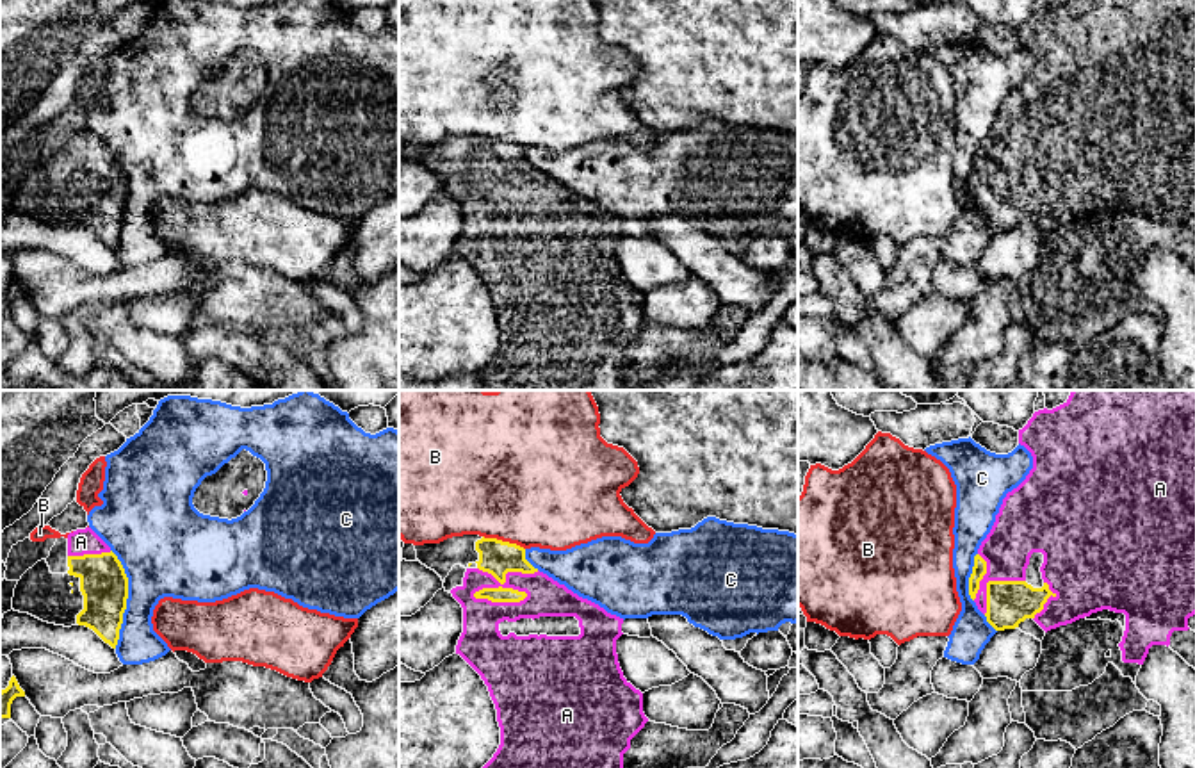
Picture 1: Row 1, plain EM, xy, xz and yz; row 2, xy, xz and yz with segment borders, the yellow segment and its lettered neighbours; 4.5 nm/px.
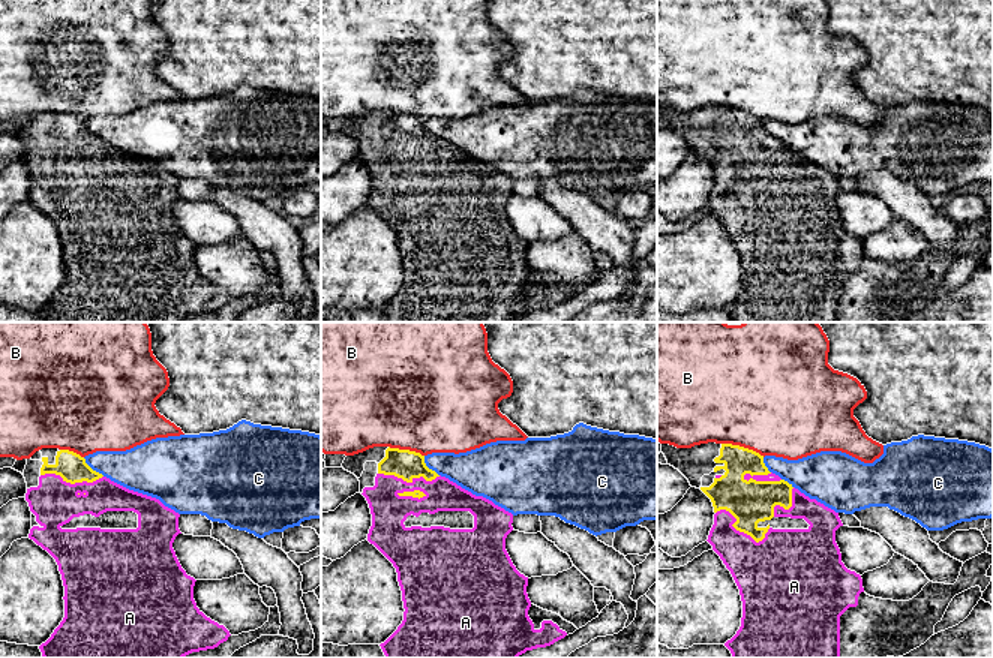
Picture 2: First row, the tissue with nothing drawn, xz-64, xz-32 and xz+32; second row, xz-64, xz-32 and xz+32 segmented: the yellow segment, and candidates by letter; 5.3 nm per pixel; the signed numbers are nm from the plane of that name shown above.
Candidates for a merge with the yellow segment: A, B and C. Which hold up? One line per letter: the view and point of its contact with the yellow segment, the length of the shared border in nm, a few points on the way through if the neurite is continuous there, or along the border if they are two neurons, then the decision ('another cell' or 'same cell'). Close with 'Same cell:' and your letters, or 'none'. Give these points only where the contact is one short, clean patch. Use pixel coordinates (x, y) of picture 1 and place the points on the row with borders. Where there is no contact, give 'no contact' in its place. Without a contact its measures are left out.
A: xz (504, 578) | 320 nm | same cell
B: xz (504, 542) | 200 nm | another cell
C: xy (127, 597) | 440 nm | another cell
Same cell: A

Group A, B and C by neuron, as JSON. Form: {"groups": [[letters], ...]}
{"groups": [["A"], ["B"], ["C"]]}

